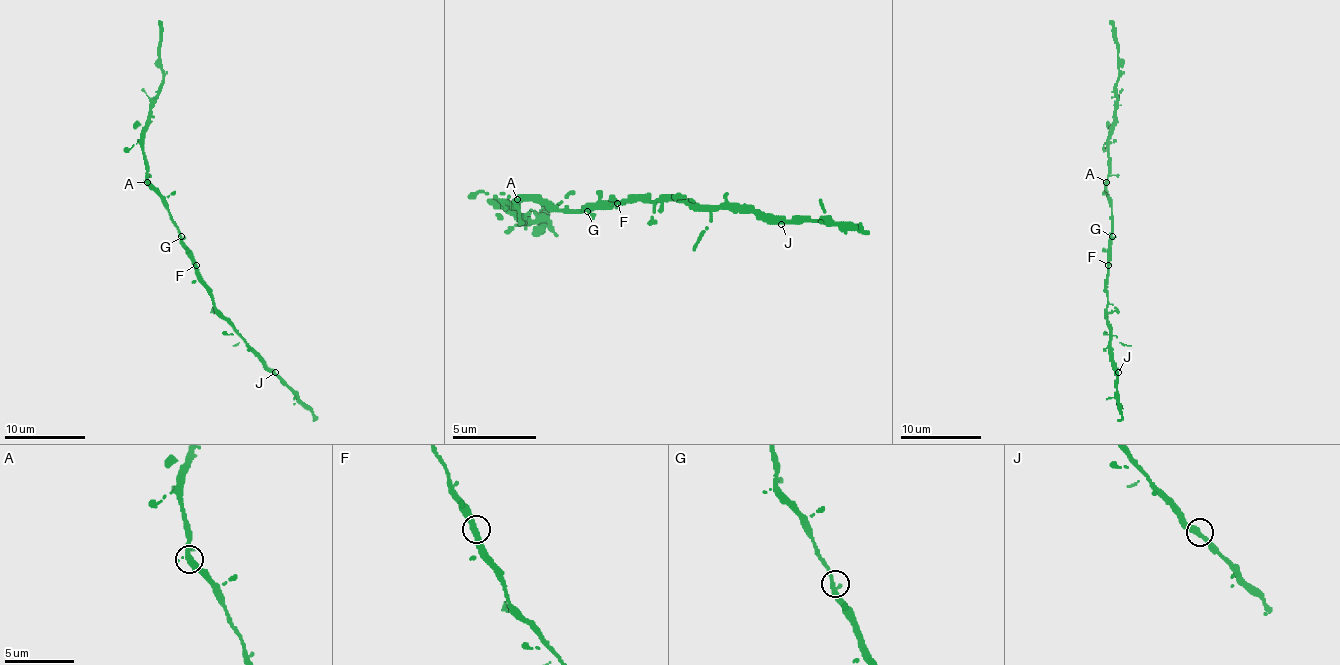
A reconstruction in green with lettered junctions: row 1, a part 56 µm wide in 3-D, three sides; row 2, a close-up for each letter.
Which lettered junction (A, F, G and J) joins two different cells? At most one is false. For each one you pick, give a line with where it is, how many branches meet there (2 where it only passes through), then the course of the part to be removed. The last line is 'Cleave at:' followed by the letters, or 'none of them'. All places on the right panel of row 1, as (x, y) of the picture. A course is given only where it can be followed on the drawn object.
Cleave at: none of them

